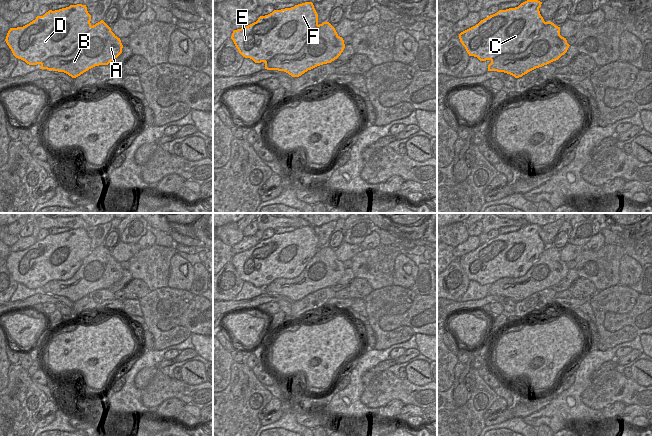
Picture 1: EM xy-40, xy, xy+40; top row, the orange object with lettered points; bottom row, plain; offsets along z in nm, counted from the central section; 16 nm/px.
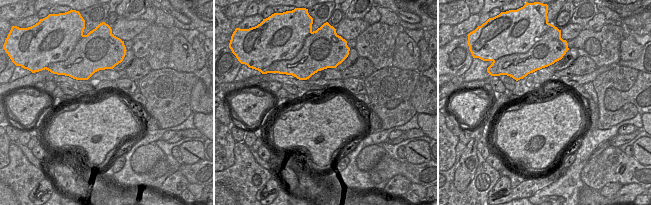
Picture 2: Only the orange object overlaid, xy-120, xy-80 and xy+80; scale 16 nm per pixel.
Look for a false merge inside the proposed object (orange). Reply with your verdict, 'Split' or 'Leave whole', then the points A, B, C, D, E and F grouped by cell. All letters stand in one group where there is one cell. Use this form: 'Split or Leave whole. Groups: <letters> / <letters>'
Split. Groups: A B / C D E F

